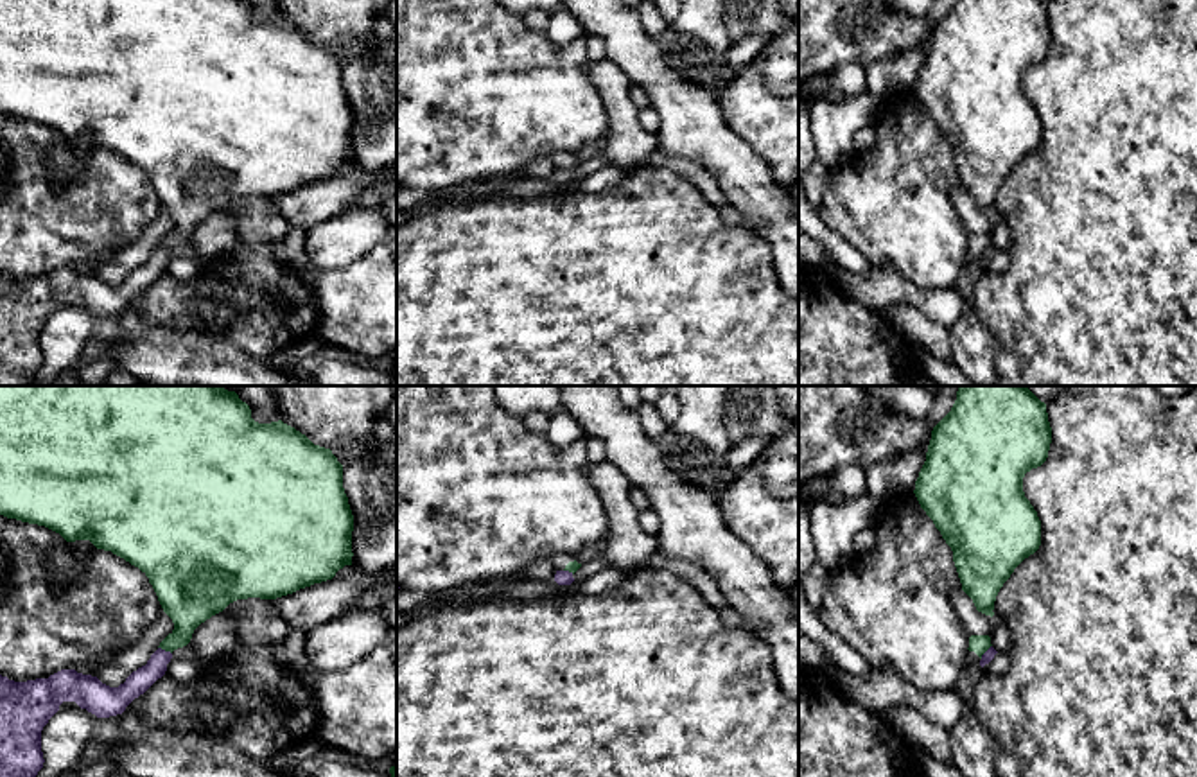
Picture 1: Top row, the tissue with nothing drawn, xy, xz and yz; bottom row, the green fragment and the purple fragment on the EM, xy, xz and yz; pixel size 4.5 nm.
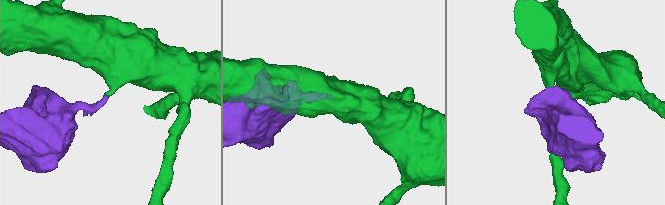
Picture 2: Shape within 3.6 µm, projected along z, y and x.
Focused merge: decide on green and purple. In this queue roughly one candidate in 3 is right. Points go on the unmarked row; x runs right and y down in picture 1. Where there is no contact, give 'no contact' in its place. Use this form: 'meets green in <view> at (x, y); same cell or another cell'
meets green in xy at (166, 248); another cell

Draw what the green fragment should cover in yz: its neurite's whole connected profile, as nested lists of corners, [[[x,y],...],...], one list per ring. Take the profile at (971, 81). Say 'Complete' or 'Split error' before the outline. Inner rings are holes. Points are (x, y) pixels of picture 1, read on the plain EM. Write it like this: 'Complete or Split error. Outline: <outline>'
Complete. Outline: [[[955,0],[933,25],[926,59],[915,79],[915,95],[953,149],[962,188],[978,210],[994,214],[994,199],[1014,167],[1041,144],[1041,118],[1025,95],[1023,75],[1041,65],[1050,48],[1052,25],[1044,0]]]

